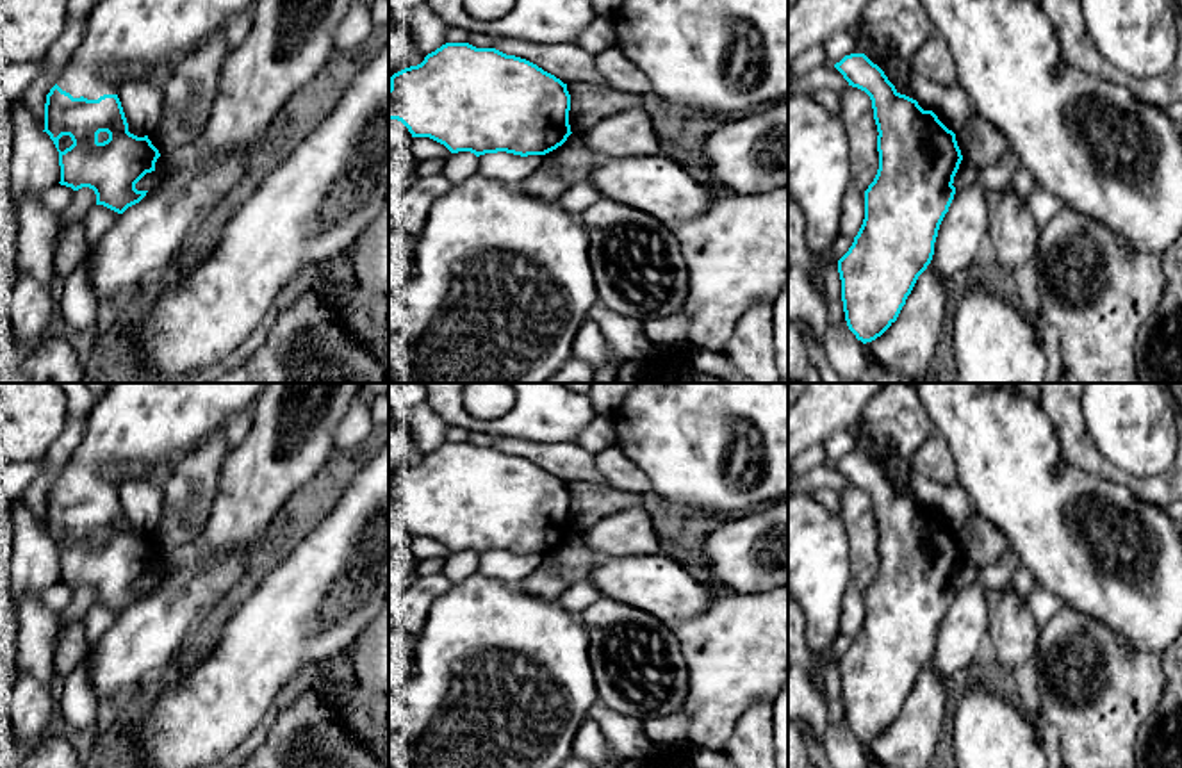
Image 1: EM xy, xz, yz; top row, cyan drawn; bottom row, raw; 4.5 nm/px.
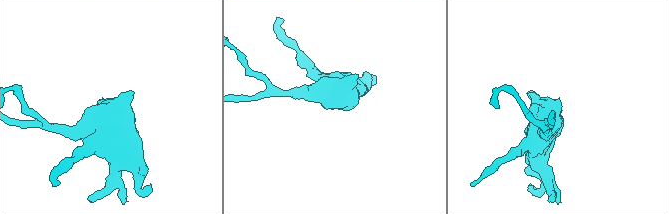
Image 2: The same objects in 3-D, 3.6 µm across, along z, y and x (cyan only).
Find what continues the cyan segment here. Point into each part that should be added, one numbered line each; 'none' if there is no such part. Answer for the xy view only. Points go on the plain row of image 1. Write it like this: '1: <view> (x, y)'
1: xy (155, 424)

